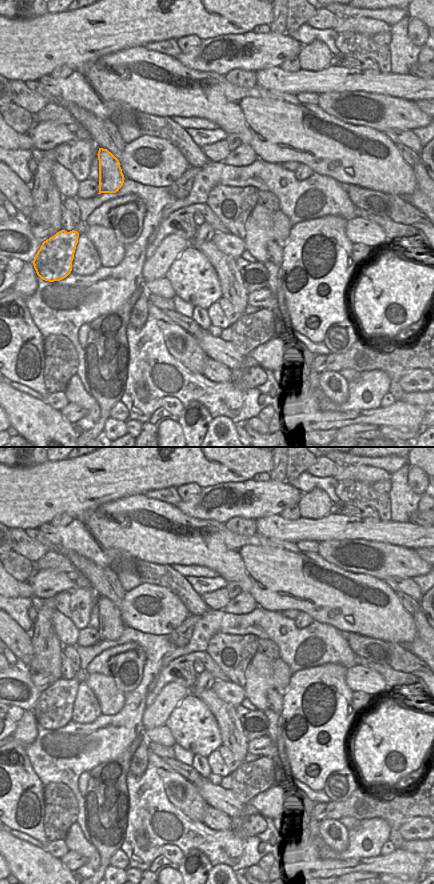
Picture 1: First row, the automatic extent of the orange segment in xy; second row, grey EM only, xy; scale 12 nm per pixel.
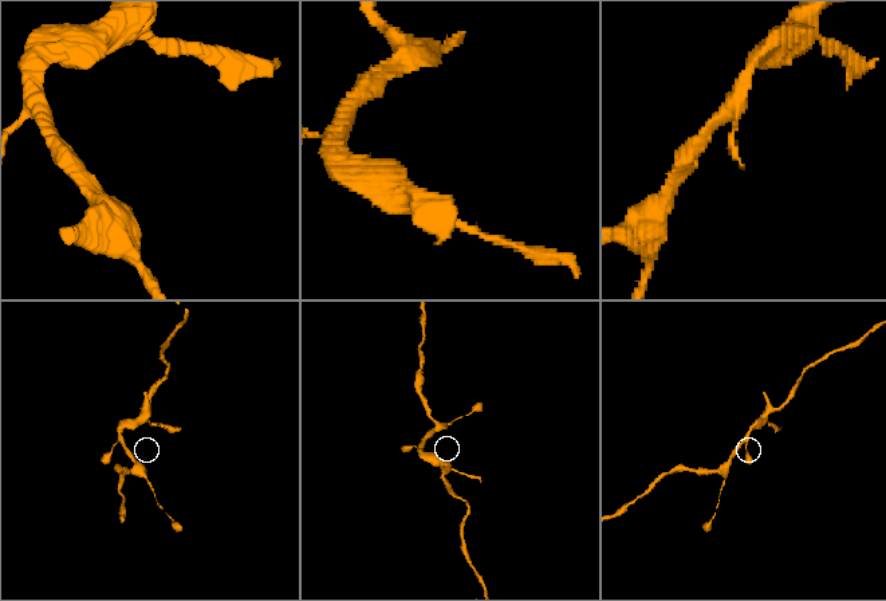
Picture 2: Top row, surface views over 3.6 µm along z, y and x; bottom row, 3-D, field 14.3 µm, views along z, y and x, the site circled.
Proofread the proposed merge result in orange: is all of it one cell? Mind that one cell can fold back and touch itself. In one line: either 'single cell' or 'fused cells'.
single cell

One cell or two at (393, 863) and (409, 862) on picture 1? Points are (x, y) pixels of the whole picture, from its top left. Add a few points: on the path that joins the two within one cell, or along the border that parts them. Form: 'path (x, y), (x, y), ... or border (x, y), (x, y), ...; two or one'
path (397, 863), (405, 863); one

